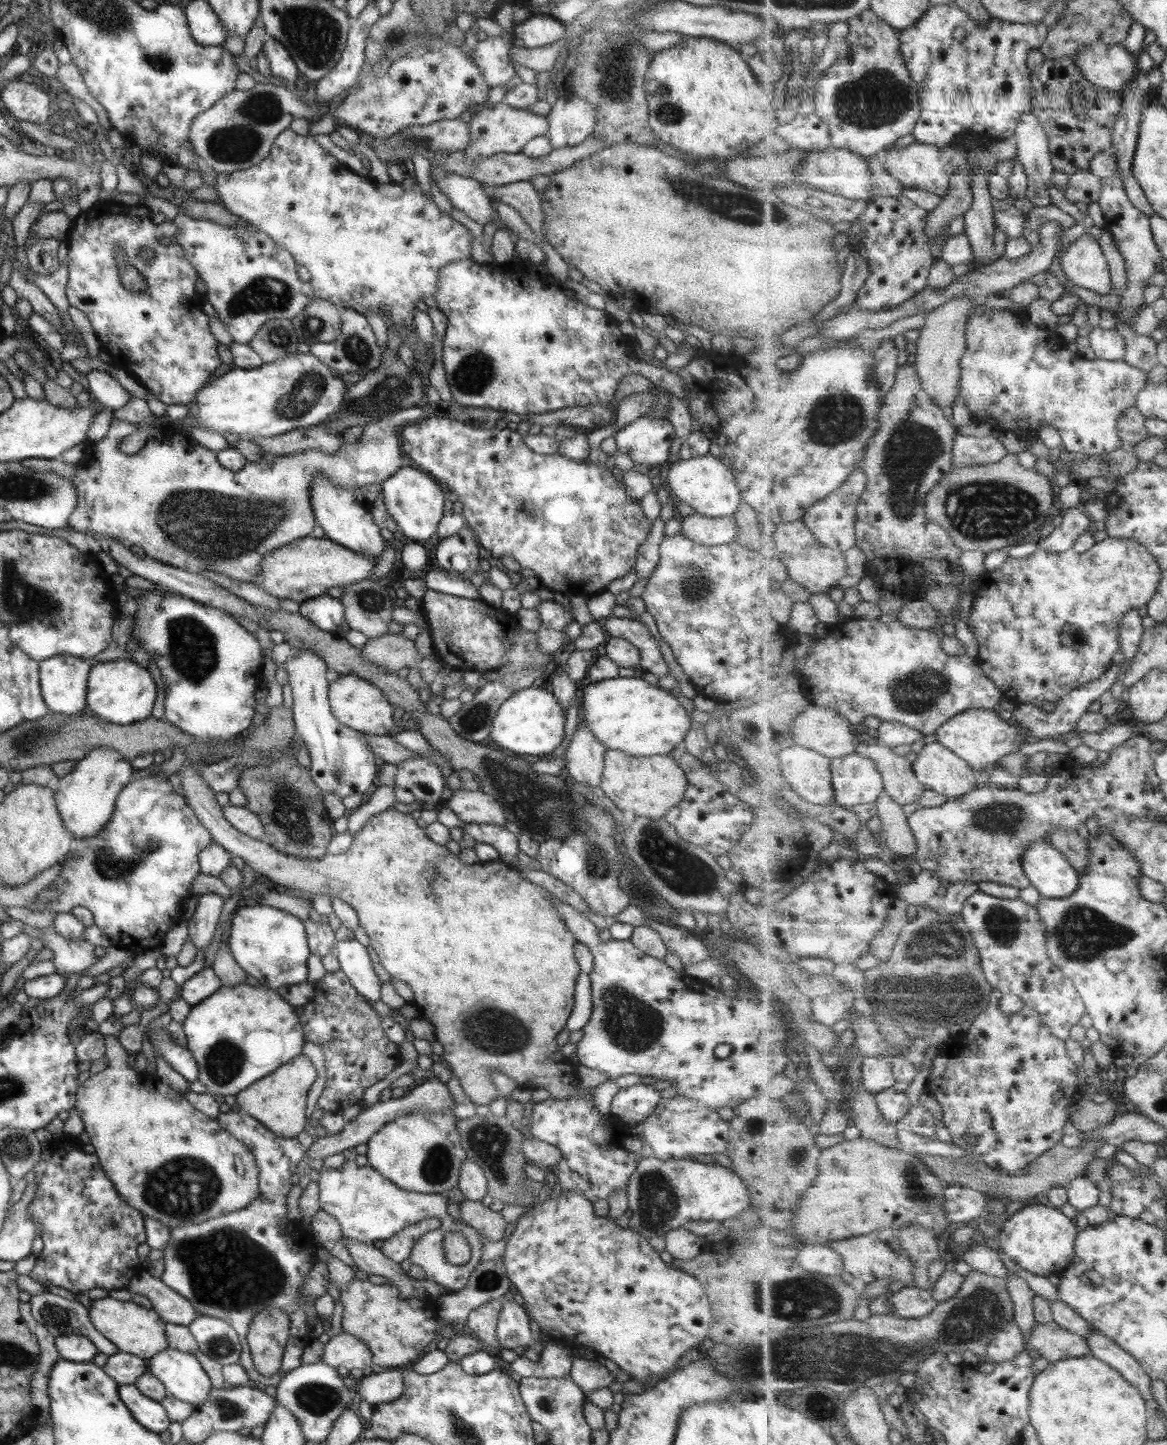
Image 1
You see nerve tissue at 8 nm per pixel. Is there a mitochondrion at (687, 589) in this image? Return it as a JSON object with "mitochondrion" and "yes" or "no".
{"mitochondrion":"yes"}

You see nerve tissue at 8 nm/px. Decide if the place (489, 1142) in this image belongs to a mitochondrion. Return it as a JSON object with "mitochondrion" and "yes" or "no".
{"mitochondrion":"yes"}

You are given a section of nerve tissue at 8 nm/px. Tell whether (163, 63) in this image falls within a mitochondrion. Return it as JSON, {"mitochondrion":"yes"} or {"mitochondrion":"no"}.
{"mitochondrion":"no"}

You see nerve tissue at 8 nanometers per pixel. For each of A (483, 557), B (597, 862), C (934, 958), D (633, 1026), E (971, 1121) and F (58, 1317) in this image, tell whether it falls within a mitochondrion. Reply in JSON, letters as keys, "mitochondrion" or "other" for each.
{"A":"other","B":"mitochondrion","C":"mitochondrion","D":"mitochondrion","E":"other","F":"mitochondrion"}

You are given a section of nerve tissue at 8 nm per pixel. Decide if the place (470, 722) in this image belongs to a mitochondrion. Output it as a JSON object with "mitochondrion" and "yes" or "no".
{"mitochondrion":"yes"}

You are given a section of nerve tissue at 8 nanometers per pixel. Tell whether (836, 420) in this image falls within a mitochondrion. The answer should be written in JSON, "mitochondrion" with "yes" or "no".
{"mitochondrion":"yes"}

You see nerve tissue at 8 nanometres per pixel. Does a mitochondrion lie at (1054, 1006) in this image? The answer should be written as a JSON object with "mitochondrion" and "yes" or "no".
{"mitochondrion":"no"}

